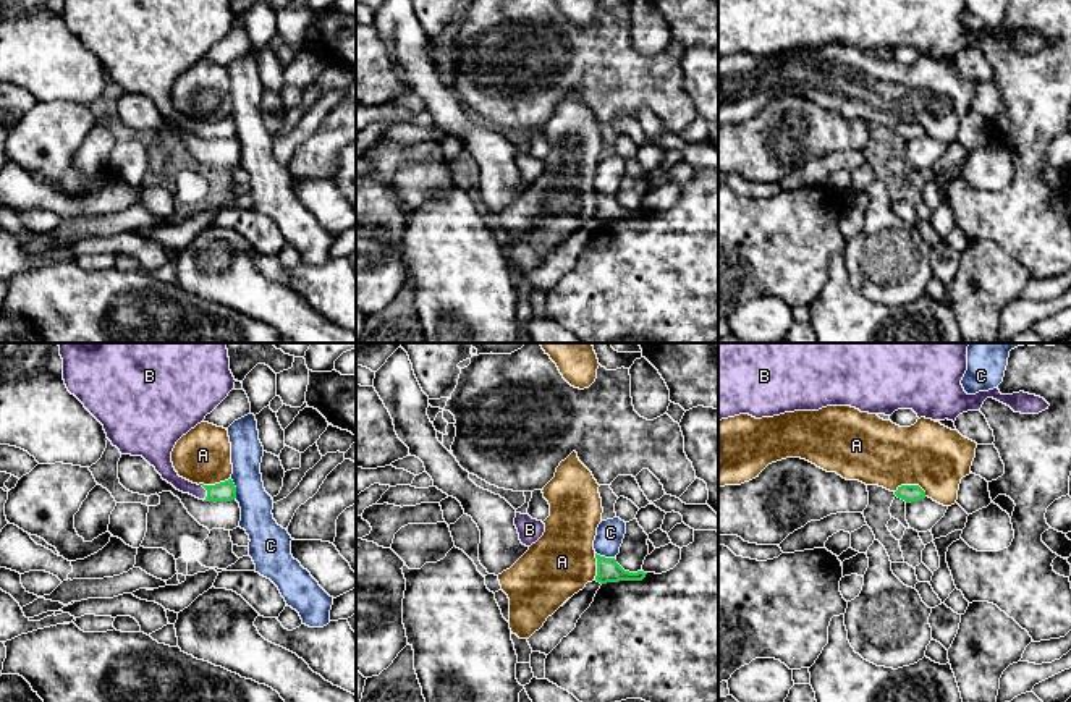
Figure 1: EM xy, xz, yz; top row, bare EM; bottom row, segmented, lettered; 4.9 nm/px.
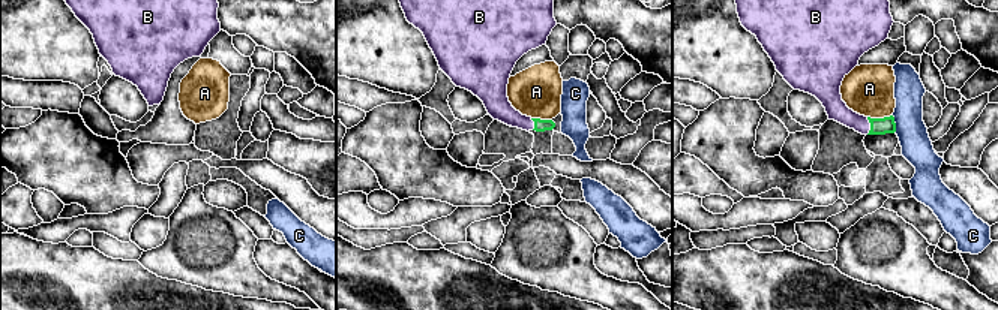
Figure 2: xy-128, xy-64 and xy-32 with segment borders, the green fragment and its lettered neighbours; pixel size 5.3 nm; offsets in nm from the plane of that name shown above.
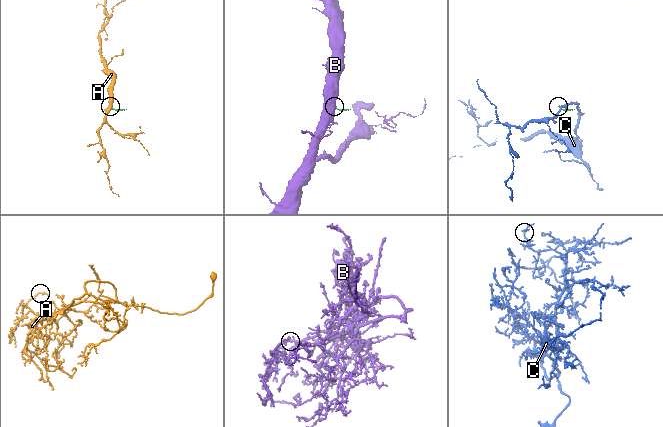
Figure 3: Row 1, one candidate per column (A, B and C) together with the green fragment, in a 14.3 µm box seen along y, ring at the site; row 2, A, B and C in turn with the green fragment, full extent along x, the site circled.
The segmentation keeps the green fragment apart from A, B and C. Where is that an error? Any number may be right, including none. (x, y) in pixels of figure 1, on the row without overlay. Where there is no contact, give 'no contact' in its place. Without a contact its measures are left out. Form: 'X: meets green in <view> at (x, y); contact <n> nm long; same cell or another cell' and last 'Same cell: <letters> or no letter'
A: meets green in yz at (911, 123); contact 160 nm long; another cell
B: meets green in xy at (207, 130); contact 90 nm long; same cell
C: meets green in xy at (235, 126); contact 110 nm long; another cell
Same cell: B

